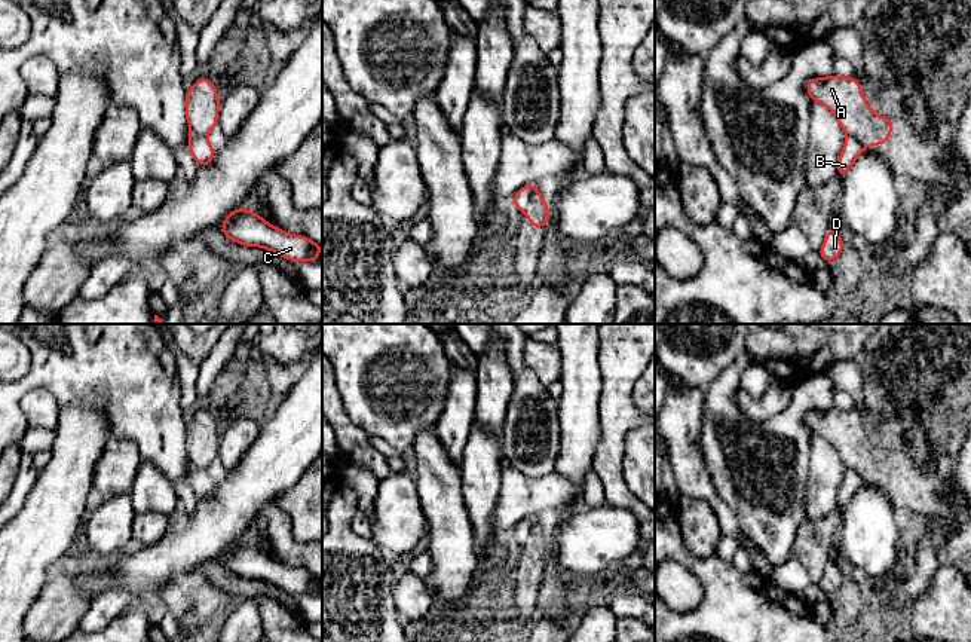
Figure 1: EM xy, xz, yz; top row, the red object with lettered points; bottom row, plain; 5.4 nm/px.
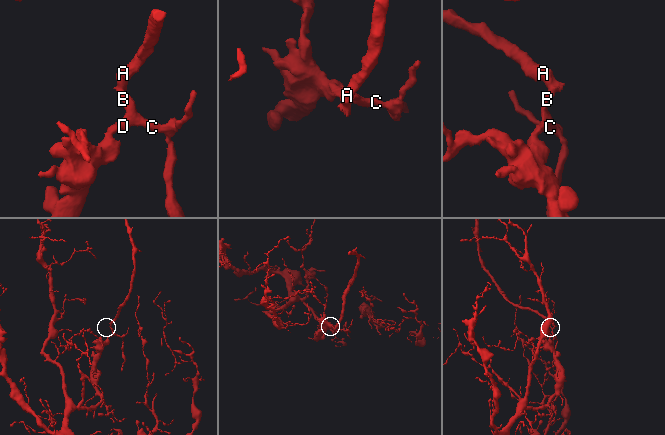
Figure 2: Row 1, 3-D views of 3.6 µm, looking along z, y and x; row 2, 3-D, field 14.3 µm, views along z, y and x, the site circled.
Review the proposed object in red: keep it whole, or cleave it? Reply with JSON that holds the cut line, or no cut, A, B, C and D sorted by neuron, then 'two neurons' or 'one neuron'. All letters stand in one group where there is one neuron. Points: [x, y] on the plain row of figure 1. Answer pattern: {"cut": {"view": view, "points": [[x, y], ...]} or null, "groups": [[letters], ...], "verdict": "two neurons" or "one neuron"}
{"cut": {"view": "xz", "points": [[538, 520], [524, 541]]}, "groups": [["A"], ["B", "C", "D"]], "verdict": "two neurons"}

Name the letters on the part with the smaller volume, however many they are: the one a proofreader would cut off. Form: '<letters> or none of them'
A

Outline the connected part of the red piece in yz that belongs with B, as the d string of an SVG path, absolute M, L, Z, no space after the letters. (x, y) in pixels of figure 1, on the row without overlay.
M848 470L837 493L836 507L845 511L846 505L863 484L864 484L864 479L857 471Z

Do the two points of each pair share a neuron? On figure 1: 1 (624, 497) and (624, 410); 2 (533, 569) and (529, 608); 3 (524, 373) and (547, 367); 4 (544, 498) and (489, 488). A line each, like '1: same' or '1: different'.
1: same
2: same
3: different
4: different

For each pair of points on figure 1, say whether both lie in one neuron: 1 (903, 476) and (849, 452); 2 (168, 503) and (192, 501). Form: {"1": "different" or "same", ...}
{"1": "same", "2": "different"}

